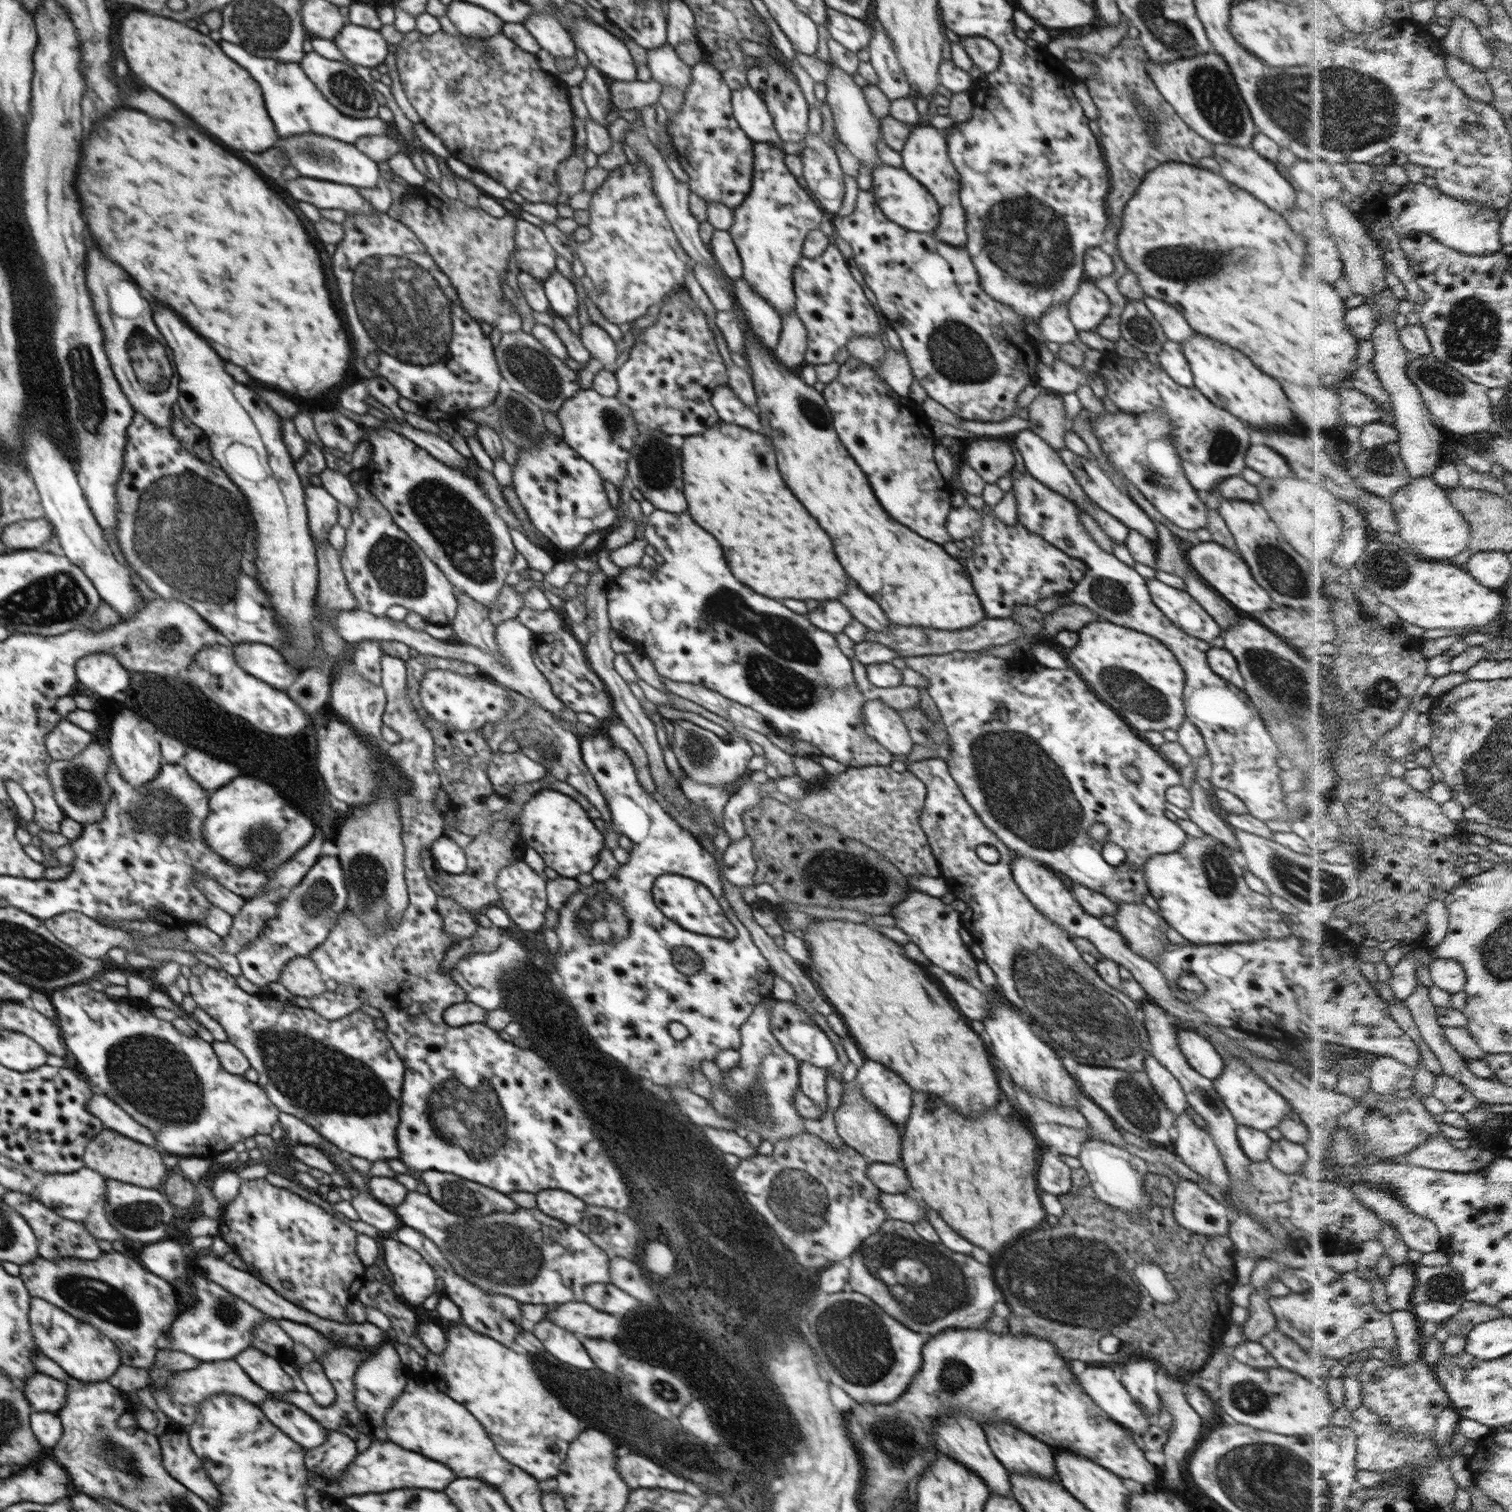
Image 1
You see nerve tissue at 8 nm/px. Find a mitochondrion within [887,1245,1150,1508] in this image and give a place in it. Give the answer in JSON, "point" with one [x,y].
{"point":[950,1291]}

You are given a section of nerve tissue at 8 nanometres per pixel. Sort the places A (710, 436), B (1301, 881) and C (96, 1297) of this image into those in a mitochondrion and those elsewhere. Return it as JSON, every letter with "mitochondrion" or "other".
{"A":"other","B":"mitochondrion","C":"mitochondrion"}

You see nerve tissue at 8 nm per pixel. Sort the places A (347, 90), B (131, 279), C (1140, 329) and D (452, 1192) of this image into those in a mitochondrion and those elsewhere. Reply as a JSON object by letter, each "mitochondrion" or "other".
{"A":"mitochondrion","B":"other","C":"mitochondrion","D":"mitochondrion"}

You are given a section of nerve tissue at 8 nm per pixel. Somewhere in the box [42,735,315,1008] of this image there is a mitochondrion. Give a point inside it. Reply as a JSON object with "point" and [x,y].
{"point":[163,813]}

